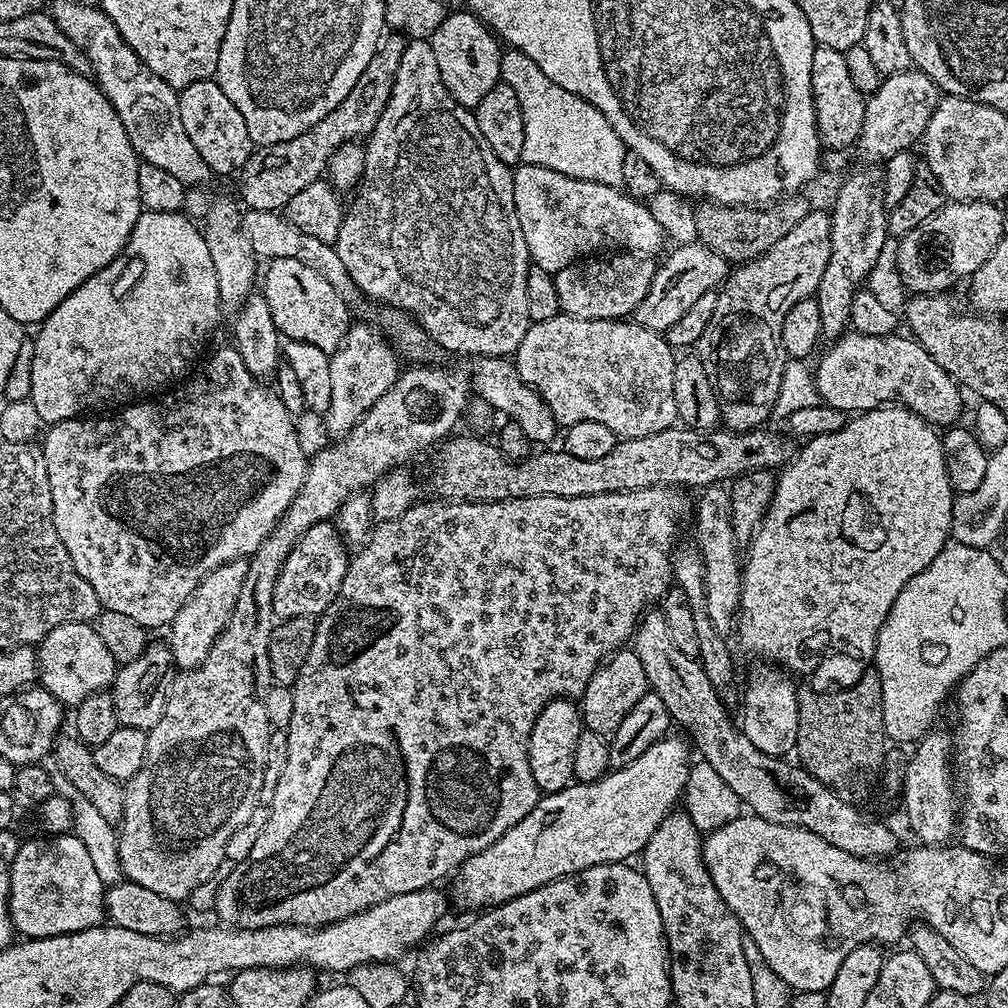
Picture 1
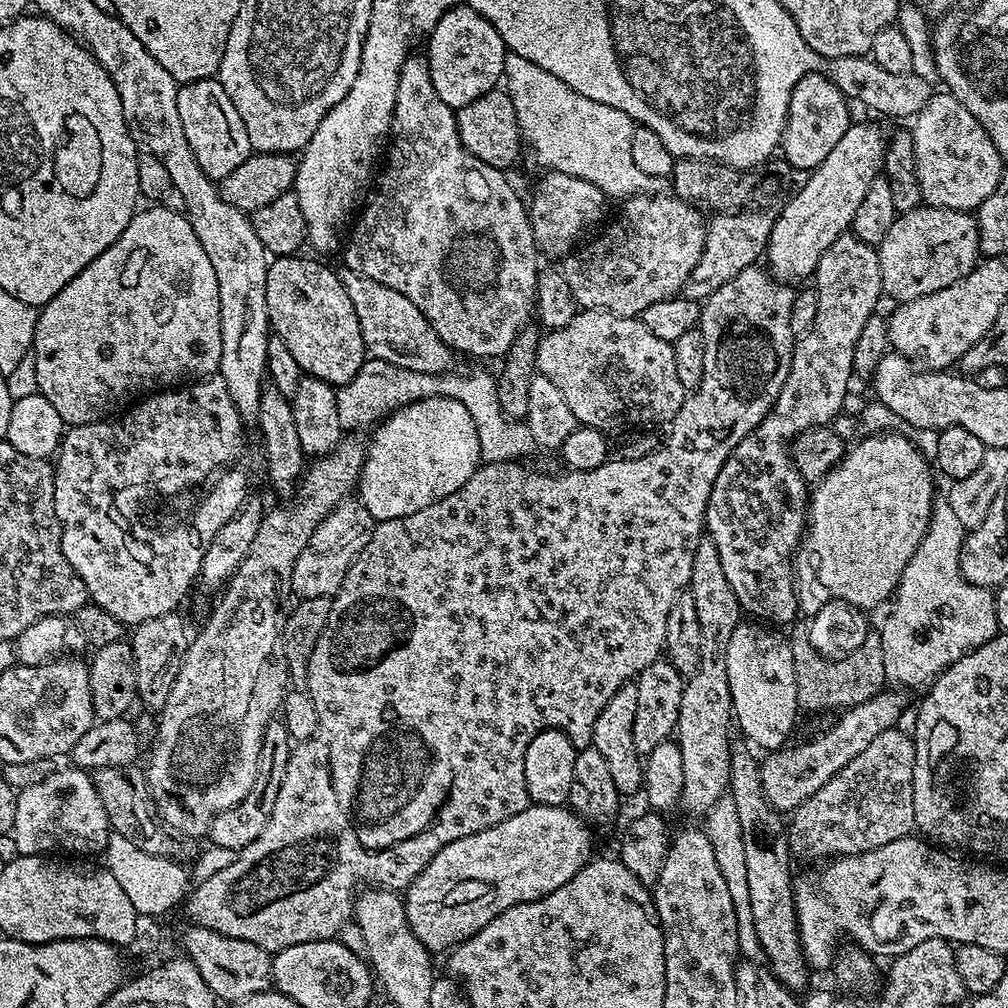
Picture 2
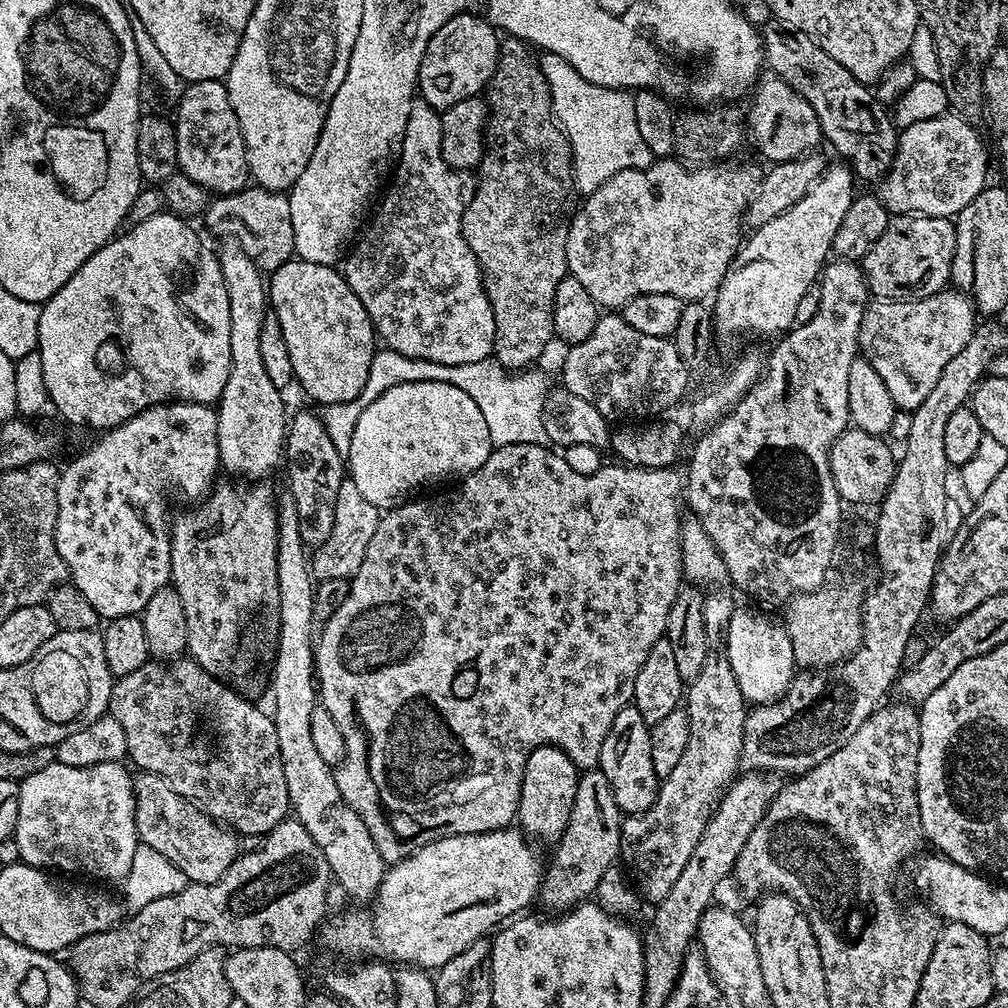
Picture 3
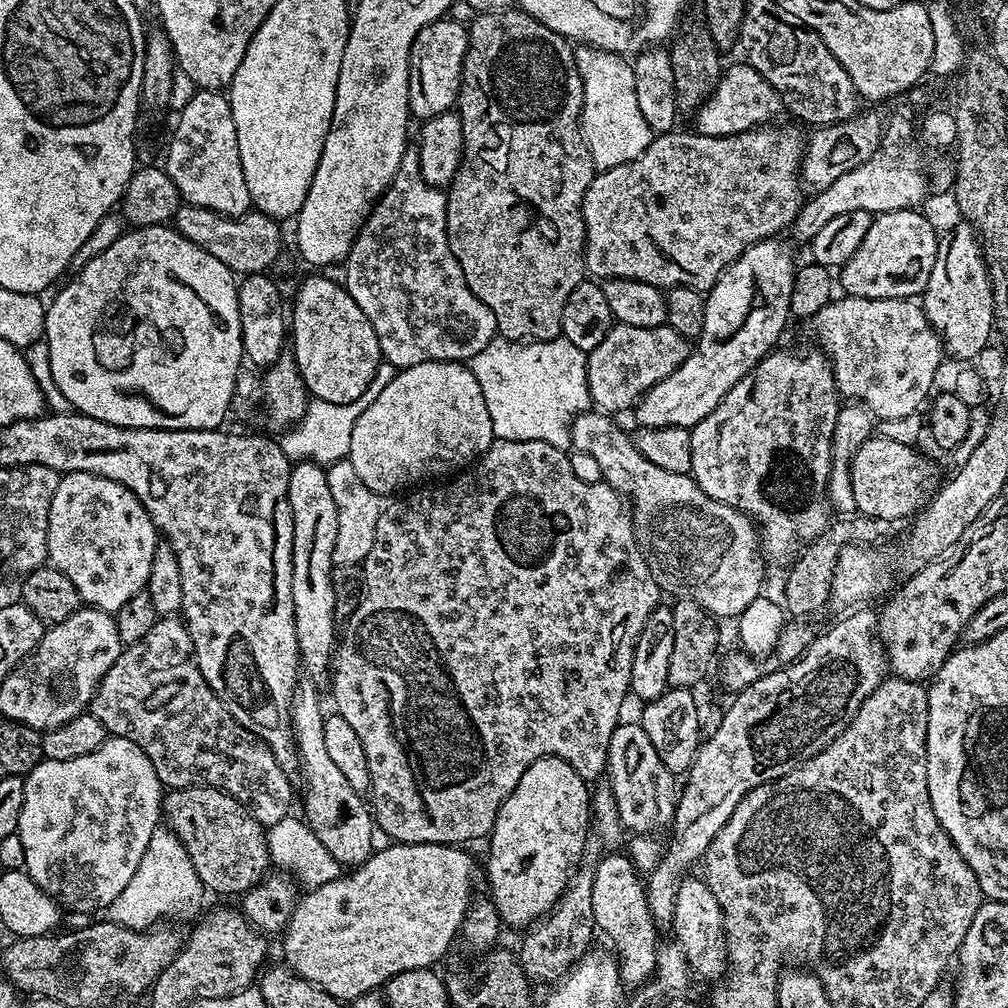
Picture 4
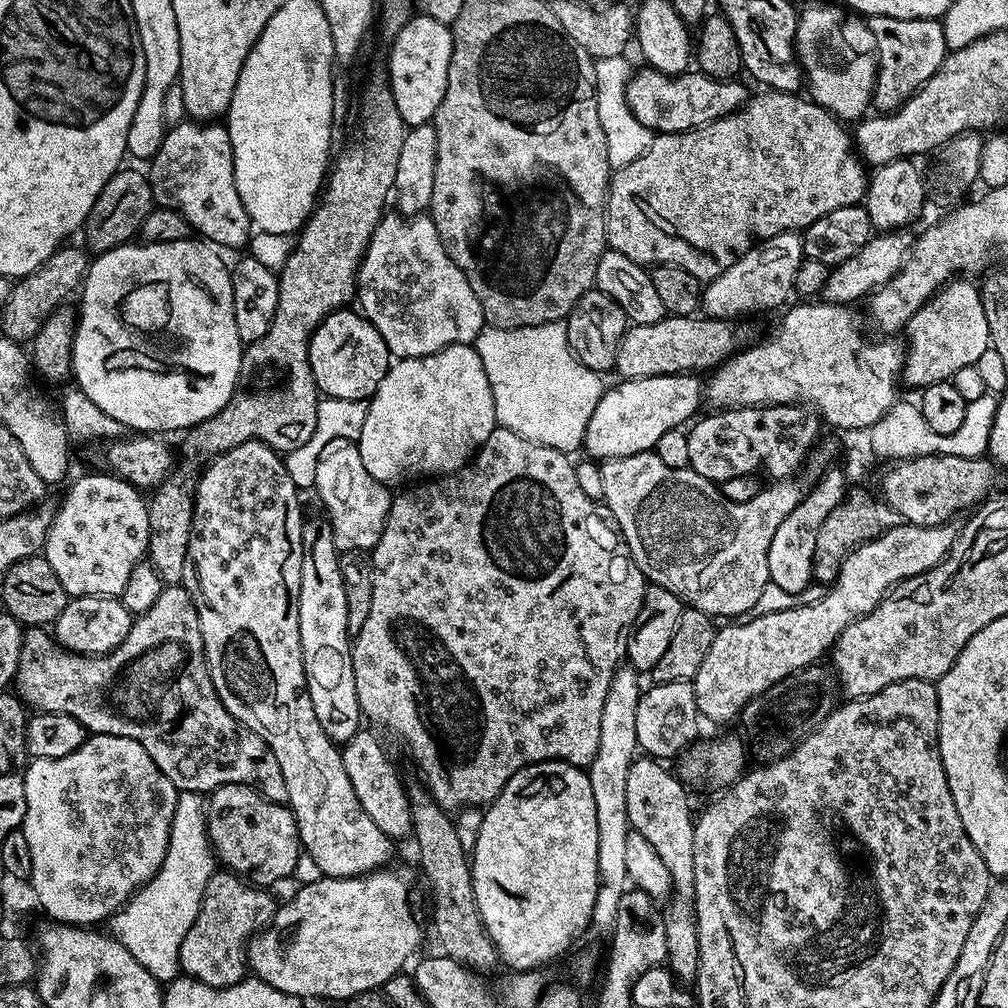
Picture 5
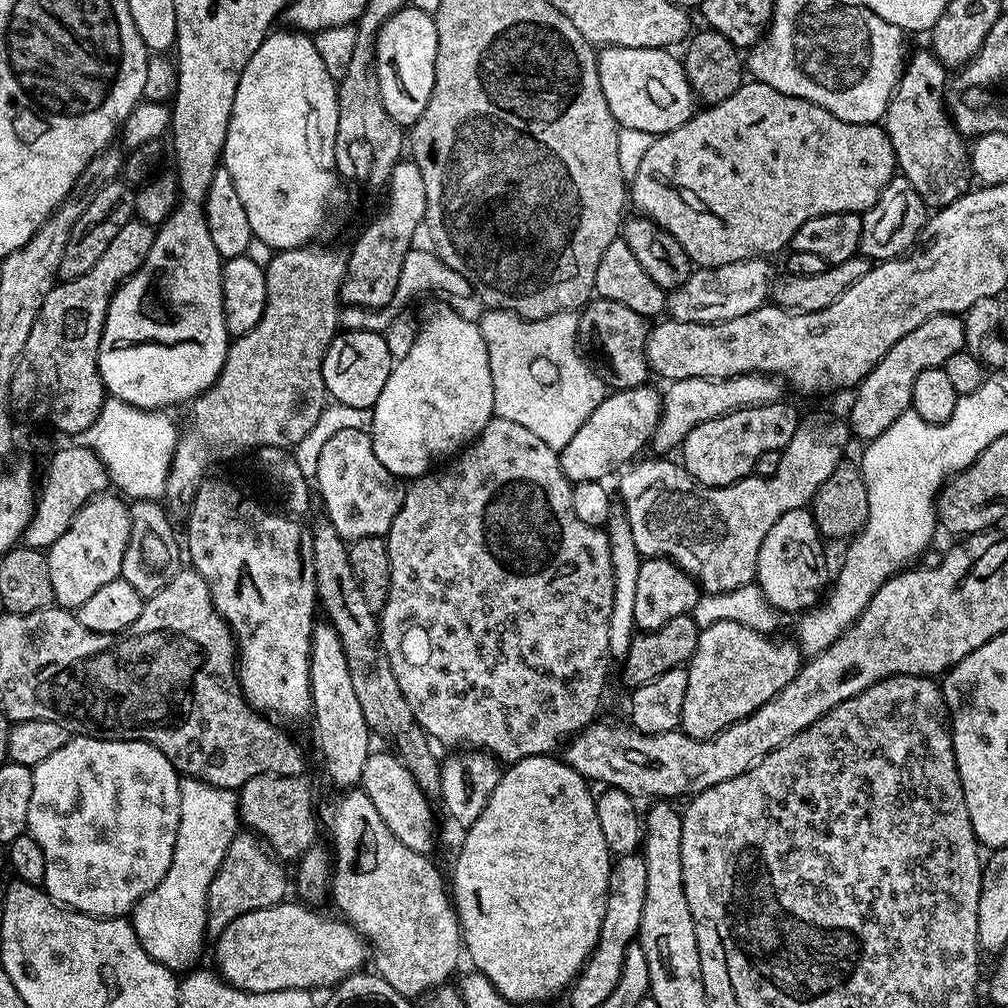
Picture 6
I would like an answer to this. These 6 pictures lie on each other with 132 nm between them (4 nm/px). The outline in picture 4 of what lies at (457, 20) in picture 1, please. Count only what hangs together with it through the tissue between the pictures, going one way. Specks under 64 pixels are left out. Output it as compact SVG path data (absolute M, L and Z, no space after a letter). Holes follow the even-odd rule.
M441 18L426 25L414 38L410 54L408 111L423 122L449 111L460 94L460 75L464 69L464 55L468 49L468 29L451 18Z

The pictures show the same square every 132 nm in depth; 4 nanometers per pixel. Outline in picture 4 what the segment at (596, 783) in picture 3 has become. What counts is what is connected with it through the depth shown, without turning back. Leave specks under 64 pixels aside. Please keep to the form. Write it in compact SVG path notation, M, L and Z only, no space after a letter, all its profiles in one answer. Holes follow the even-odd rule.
M580 866L573 871L568 880L566 890L558 898L558 902L553 904L550 911L545 916L538 917L534 923L529 924L523 933L524 941L518 947L518 959L521 966L524 967L524 975L536 980L548 980L547 982L556 982L568 975L568 971L581 960L587 952L593 947L592 935L597 935L593 909L593 899L591 898L591 886L594 884L593 869Z

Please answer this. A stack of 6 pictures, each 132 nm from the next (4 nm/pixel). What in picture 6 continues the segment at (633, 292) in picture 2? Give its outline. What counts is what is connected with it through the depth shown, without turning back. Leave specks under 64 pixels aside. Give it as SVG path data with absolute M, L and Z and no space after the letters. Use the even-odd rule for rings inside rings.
M745 82L730 98L722 102L705 107L705 112L697 111L682 126L669 132L661 132L656 136L654 146L646 158L642 158L642 166L638 166L638 174L630 178L630 200L636 203L635 211L662 226L674 238L678 238L680 245L693 265L705 268L717 268L730 262L755 260L757 258L772 258L775 252L787 249L792 243L792 236L802 226L802 222L810 222L810 218L818 218L822 214L838 214L839 212L859 212L861 214L873 208L878 198L884 192L884 187L891 184L897 175L896 154L888 133L879 123L855 124L846 122L834 114L830 114L822 106L809 100L794 98L774 90L770 86L759 82Z

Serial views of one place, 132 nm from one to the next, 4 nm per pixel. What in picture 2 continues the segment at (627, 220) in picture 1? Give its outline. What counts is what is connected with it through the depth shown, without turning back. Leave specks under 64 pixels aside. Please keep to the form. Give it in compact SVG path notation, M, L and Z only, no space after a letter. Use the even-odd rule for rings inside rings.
M551 170L545 171L543 175L536 184L532 204L530 200L527 205L528 221L532 223L537 249L543 255L545 252L548 256L563 258L573 251L580 232L603 218L606 197L602 190L598 190L598 186L594 186L594 182Z

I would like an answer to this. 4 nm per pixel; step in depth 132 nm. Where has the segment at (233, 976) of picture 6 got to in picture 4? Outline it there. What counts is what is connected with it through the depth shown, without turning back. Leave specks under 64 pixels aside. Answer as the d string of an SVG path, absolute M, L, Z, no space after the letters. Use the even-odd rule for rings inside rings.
M392 842L387 845L389 848L373 851L372 857L364 864L357 864L351 869L349 874L341 874L336 880L327 882L324 886L318 886L312 891L305 891L296 901L296 909L292 911L292 917L288 927L282 933L284 939L284 960L287 967L292 968L301 976L306 978L306 982L317 984L322 991L330 994L335 1000L350 1002L358 998L358 994L366 994L366 990L380 988L387 984L388 979L394 974L402 974L406 970L415 968L432 968L448 952L448 947L452 944L452 939L457 939L464 922L464 915L467 906L474 895L472 889L472 856L460 846L442 844L439 842L429 842L426 844L401 844Z

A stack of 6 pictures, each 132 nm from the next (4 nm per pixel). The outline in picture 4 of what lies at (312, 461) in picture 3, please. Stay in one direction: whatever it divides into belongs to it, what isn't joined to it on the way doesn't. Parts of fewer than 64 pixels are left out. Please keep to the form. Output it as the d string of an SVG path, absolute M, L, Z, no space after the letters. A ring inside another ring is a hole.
M310 460L293 463L288 483L288 501L294 522L292 593L300 661L307 679L317 686L324 686L330 680L330 669L338 643L338 621L334 614L332 585L334 542L338 538L338 510L334 506L334 497L330 495L327 471Z

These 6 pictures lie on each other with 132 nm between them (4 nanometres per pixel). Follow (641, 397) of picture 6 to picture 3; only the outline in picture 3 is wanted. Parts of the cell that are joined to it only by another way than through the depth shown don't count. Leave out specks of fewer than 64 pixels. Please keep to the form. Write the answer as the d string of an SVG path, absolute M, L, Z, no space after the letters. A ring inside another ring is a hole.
M829 163L814 186L790 210L778 214L778 218L770 218L766 226L755 229L748 241L743 241L742 247L732 259L732 265L720 280L720 289L714 294L714 328L720 332L753 332L756 336L779 337L787 333L796 324L798 302L802 302L802 294L817 283L823 273L826 261L829 259L834 242L834 234L846 210L850 210L850 202L858 195L857 181L847 163Z

